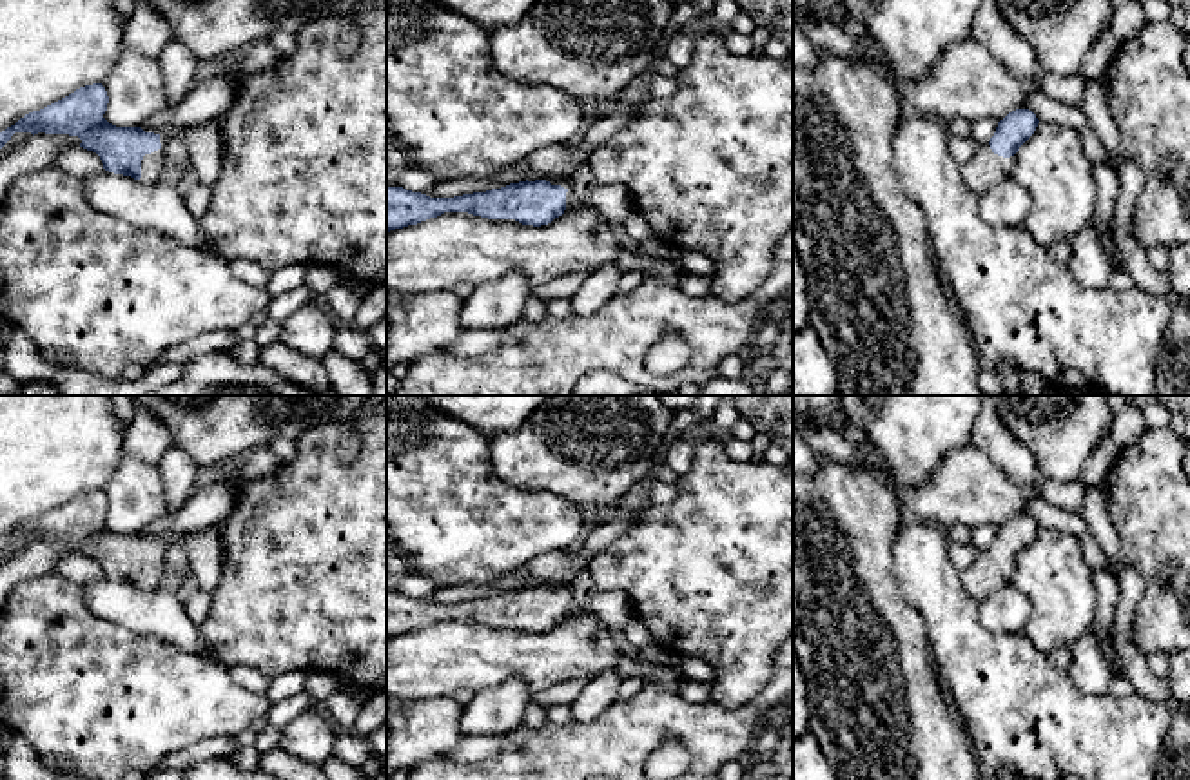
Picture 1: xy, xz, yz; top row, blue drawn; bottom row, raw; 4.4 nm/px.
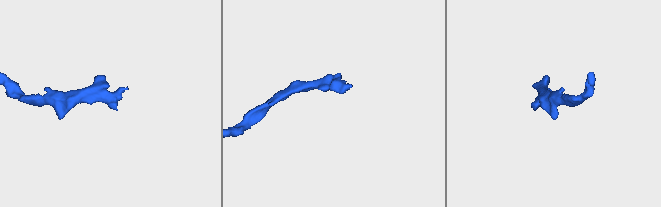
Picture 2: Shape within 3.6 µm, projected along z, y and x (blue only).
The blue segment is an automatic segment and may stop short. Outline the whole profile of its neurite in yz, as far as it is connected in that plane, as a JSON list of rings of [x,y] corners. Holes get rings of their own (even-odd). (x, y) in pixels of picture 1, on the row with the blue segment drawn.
[[[1016,109],[998,122],[989,143],[963,165],[960,174],[974,194],[983,194],[1001,180],[1010,178],[1014,154],[1034,134],[1039,120],[1029,109]]]

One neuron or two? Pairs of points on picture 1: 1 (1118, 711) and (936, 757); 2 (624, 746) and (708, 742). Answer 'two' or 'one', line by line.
1: two
2: one

